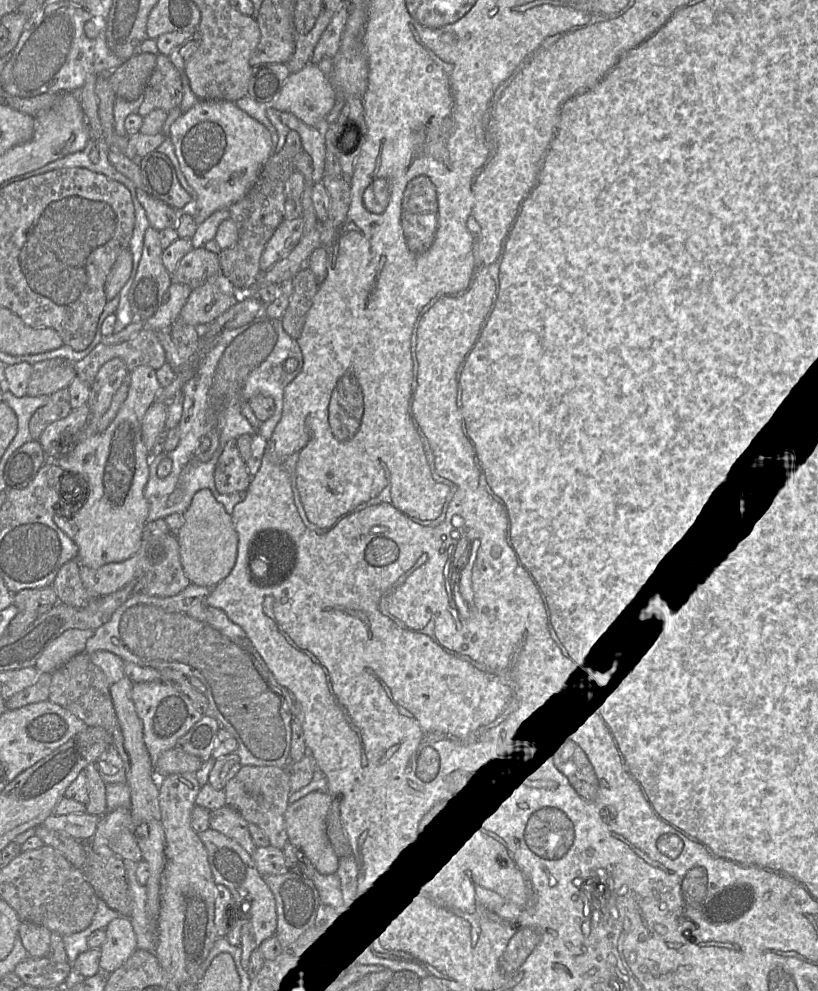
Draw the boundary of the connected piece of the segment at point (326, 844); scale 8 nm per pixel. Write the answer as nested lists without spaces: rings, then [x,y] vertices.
[[[314,791],[289,804],[284,815],[288,841],[304,852],[317,872],[325,875],[335,874],[339,866],[339,857],[335,854],[327,835],[327,816],[332,800],[328,792]]]

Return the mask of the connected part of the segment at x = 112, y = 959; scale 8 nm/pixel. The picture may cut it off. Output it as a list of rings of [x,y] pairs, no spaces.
[[[120,916],[105,928],[106,939],[100,948],[100,972],[111,974],[121,967],[137,948],[136,935],[128,917]]]

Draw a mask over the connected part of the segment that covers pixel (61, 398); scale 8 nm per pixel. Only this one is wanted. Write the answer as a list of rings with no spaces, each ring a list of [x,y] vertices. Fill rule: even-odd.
[[[67,388],[49,395],[47,403],[38,408],[29,420],[29,432],[34,440],[38,440],[43,430],[52,422],[65,418],[72,408]]]

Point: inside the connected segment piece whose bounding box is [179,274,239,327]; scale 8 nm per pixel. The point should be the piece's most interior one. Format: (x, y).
(205, 303)

